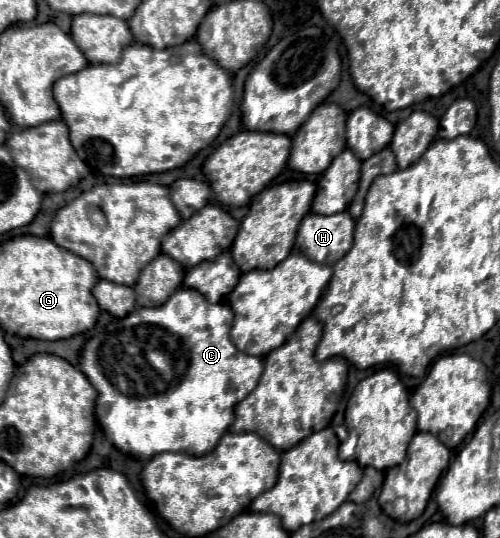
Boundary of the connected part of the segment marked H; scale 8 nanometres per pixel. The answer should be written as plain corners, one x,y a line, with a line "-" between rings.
347,211
335,215
305,215
297,231
297,247
315,263
337,263
353,243
355,221

